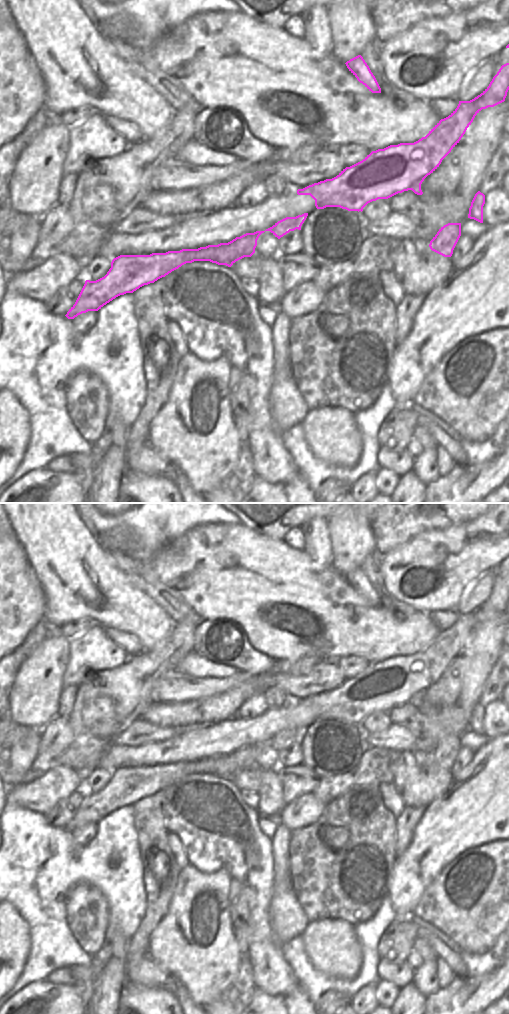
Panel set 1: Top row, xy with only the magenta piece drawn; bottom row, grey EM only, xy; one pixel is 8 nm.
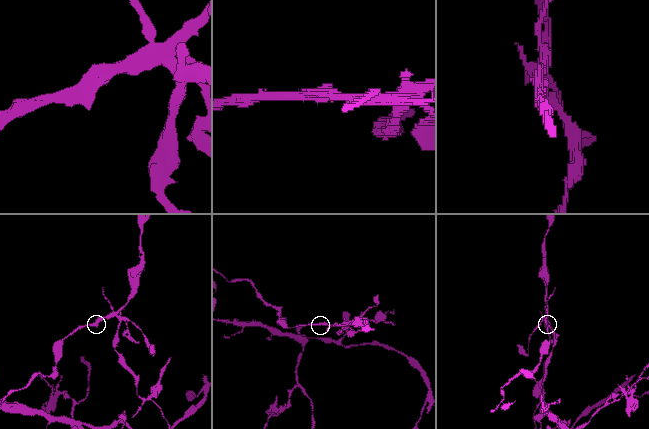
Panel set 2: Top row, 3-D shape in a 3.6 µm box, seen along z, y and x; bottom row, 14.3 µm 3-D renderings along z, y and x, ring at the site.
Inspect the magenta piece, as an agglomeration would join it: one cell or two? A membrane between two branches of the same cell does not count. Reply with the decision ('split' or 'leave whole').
split

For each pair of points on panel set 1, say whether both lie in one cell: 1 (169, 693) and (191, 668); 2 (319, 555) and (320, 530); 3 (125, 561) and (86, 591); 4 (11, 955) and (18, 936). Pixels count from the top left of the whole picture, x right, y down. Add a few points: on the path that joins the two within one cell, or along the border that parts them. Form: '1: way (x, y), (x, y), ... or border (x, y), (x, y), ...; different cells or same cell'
1: border (175, 668), (180, 672), (194, 676), (209, 677); different cells
2: way (319, 549), (319, 536); same cell
3: border (107, 552), (118, 568), (133, 584); different cells
4: way (11, 950), (11, 943), (13, 941); same cell

